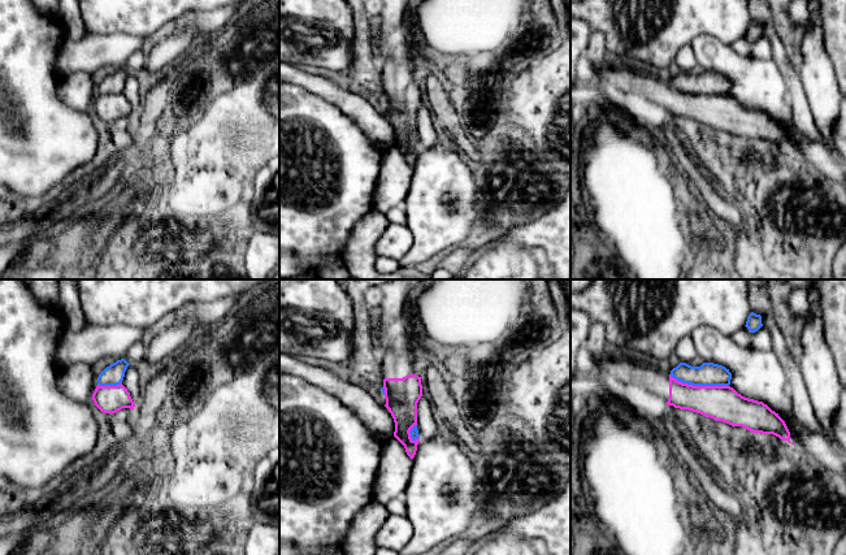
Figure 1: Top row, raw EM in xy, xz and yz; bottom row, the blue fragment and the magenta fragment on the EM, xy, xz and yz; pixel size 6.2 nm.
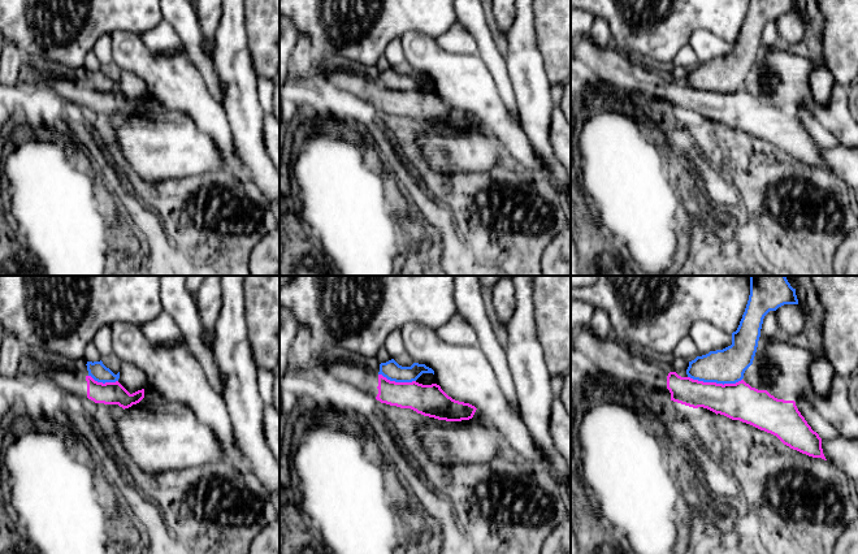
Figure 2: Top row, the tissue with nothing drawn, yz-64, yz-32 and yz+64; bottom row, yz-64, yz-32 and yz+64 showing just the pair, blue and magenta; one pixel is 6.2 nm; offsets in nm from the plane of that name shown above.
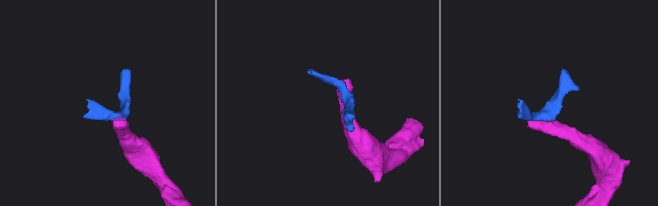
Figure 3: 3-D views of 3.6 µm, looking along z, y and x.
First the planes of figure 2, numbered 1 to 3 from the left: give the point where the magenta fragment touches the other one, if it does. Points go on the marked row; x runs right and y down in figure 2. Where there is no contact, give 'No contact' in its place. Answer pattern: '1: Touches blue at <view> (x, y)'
1: Touches blue at yz-64 (103, 382)
2: Touches blue at yz-32 (397, 381)
3: Touches blue at yz+64 (715, 381)

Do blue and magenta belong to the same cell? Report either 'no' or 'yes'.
no

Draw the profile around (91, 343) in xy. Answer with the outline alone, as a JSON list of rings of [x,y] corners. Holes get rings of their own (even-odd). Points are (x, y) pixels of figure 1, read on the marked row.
[[[129,325],[94,326],[65,330],[57,343],[57,364],[61,369],[75,363],[94,364],[105,357],[123,359],[129,348],[143,341],[147,329]]]

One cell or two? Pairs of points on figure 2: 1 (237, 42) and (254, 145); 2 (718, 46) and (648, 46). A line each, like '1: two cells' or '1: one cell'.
1: one cell
2: two cells

